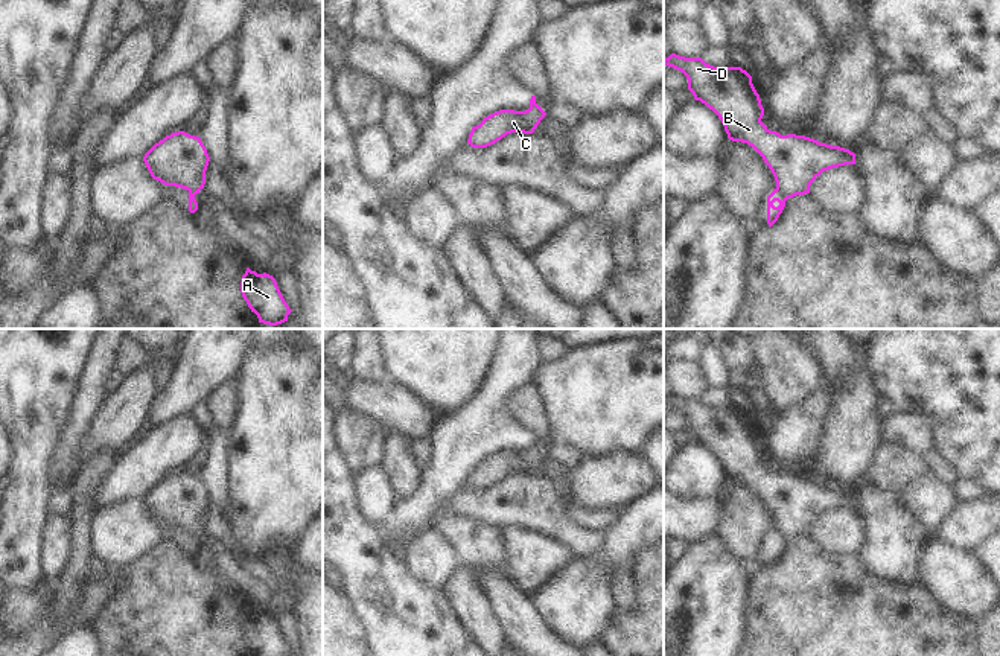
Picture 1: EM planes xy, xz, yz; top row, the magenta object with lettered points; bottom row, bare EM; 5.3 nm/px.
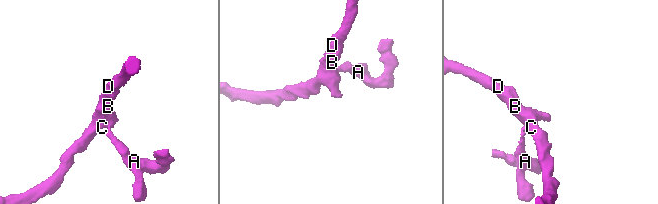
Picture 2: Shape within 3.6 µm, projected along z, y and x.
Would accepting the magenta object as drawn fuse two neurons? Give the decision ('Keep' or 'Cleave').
Cleave.

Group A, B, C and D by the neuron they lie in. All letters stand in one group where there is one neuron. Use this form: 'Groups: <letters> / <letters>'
Groups: A / B C D.

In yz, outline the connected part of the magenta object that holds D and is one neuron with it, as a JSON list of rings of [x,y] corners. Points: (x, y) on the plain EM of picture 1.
[[[671,394],[664,406],[682,412],[696,441],[721,461],[728,479],[752,487],[772,511],[776,530],[793,539],[810,534],[811,524],[833,508],[855,505],[855,495],[796,475],[781,476],[763,463],[764,449],[752,417],[741,408],[714,408],[702,399]]]

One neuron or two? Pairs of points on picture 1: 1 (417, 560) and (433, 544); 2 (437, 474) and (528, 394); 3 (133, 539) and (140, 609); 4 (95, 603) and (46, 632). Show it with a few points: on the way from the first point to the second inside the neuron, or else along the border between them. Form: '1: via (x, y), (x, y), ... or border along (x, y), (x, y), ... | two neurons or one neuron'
1: via (422, 556), (429, 548) | one neuron
2: border along (527, 382), (507, 399), (506, 411), (533, 437) | two neurons
3: border along (166, 542), (156, 544), (119, 566) | two neurons
4: via (82, 611), (58, 627) | one neuron

